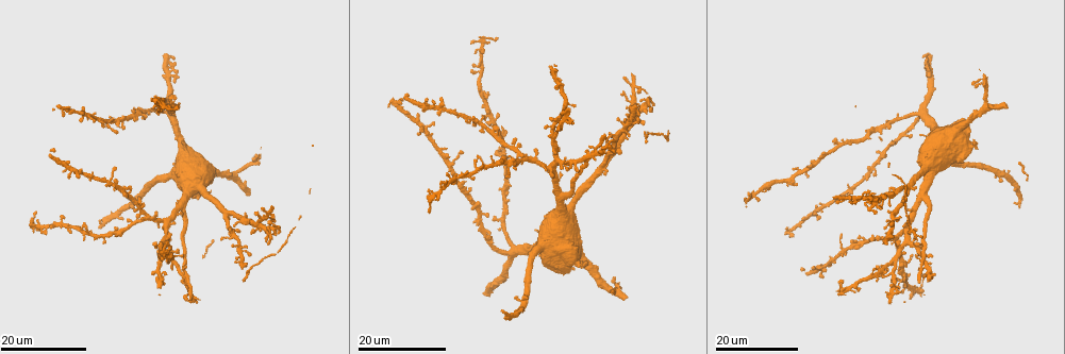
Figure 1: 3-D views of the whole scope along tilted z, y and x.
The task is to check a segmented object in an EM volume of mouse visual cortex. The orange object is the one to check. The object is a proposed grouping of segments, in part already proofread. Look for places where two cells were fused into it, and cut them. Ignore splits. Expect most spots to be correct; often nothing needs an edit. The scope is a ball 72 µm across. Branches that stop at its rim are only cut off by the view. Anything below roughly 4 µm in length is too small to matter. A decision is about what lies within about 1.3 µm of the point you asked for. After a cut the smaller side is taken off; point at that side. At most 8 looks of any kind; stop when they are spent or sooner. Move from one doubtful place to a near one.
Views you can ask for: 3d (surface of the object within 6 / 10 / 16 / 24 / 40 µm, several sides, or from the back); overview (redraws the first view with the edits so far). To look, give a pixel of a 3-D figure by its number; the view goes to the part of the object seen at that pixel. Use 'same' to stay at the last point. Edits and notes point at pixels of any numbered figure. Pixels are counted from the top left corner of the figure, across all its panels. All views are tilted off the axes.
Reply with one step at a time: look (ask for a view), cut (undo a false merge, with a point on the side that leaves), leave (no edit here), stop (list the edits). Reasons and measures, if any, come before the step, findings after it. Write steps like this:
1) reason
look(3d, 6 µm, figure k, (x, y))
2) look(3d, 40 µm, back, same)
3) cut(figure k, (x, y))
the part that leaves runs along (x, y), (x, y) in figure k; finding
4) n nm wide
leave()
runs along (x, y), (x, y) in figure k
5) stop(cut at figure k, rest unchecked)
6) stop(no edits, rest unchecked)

look(3d, 24 µm, figure 1, (578, 266))

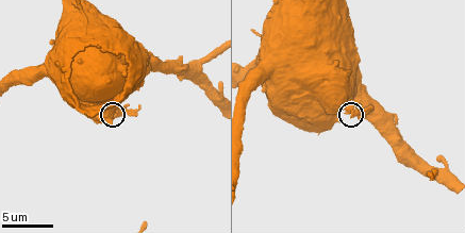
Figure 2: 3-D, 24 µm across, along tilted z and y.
zoom in
look(3d, 6 µm, figure 2, (353, 112))

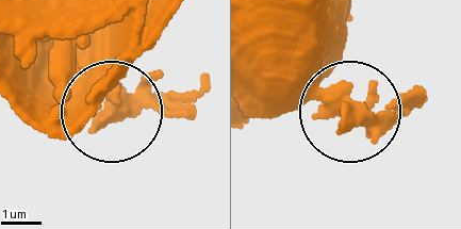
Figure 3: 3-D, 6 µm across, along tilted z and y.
leave()
all the same cell

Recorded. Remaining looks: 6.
look(3d, 24 µm, figure 1, (241, 250))

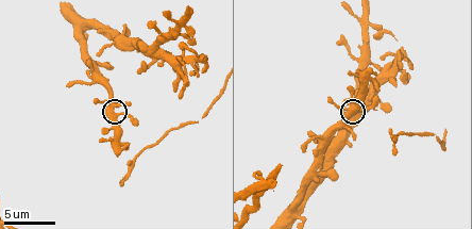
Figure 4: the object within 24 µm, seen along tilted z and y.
look(3d, 6 µm, figure 4, (118, 116))

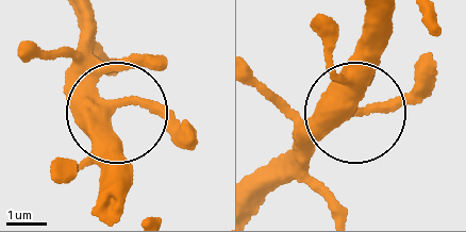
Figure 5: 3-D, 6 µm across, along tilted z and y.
380 nm wide
leave()
one cell here

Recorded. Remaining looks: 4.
four or more arms meet
look(3d, 24 µm, figure 1, (925, 268))

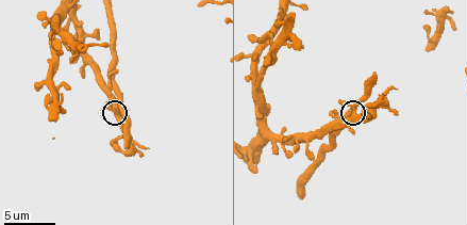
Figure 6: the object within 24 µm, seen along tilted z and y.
look(3d, 6 µm, figure 6, (354, 116))

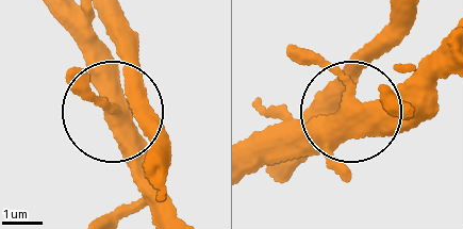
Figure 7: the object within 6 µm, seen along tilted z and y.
side arm 6 µm; 4 arms
leave()
one cell here

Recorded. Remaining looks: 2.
small branch off a trunk
look(3d, 24 µm, figure 1, (109, 182))

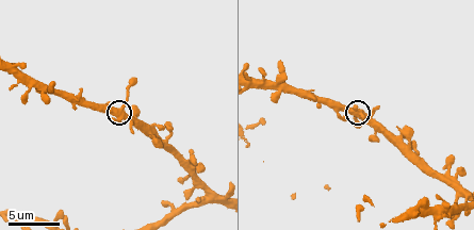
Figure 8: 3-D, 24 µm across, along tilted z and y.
closer look
look(3d, 10 µm, figure 8, (118, 110))

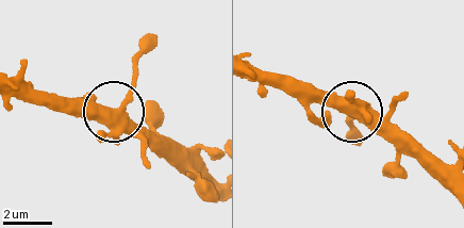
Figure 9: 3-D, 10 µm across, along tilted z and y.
4 arms
leave()
continuous, no second cell

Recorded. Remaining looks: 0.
stop(no edits, rest unchecked)

